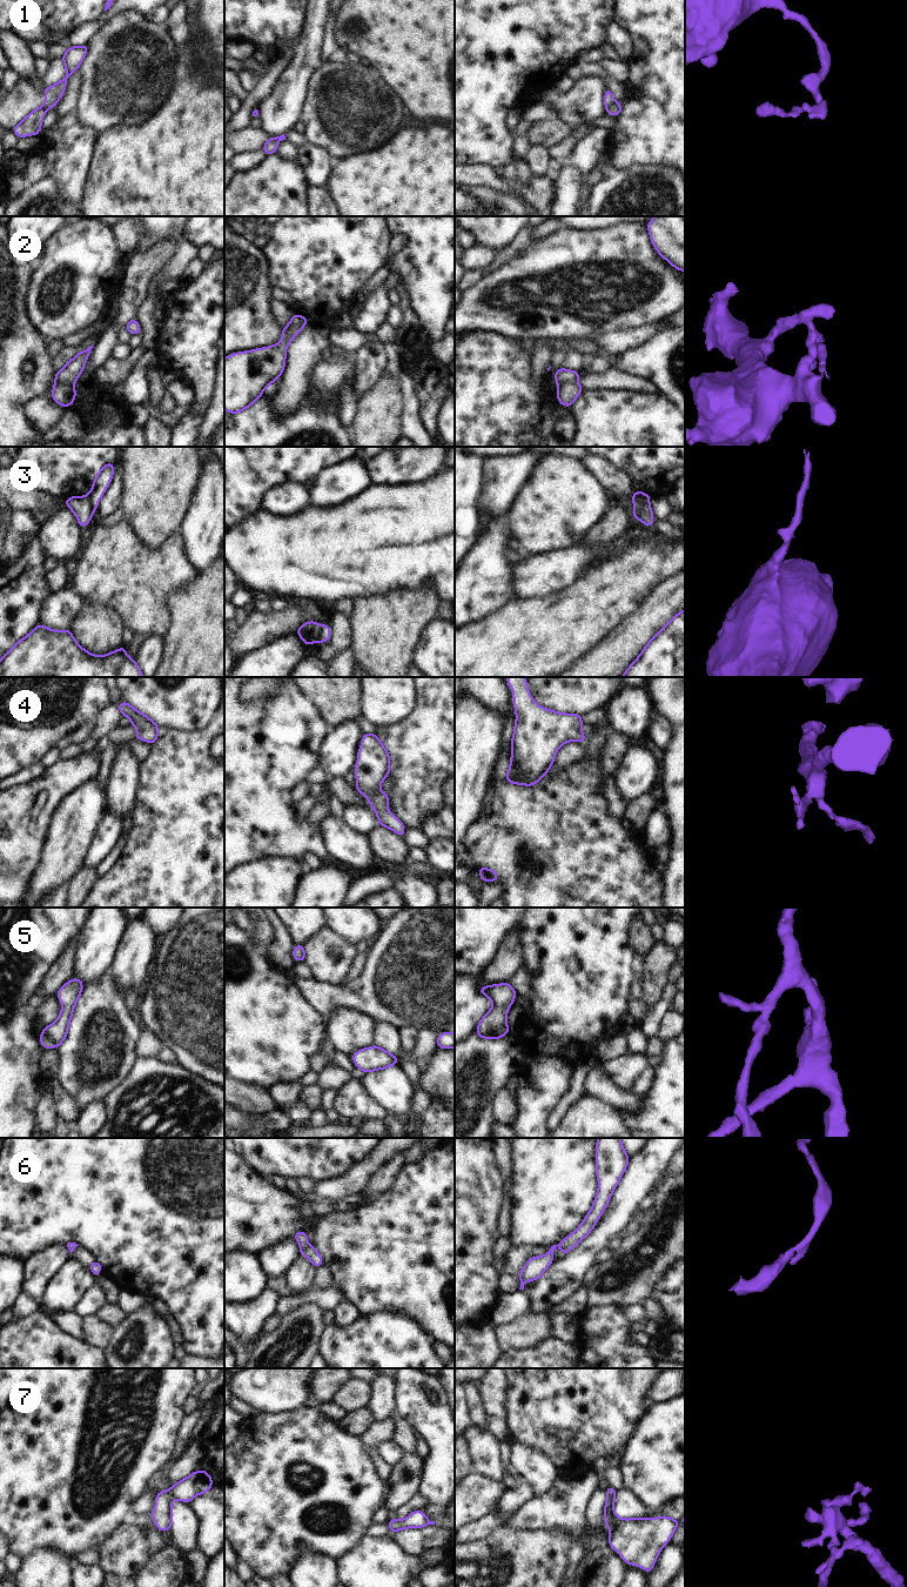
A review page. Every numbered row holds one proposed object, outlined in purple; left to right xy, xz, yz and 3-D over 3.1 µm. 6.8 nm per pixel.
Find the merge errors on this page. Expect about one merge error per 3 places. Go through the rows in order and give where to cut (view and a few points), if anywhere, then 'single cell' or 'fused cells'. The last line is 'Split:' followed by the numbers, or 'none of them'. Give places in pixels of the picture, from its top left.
1: cut yz (615, 101), (606, 108); fused cells
2: cut yz (577, 381), (565, 381), (558, 388); fused cells
3: cut yz (632, 495), (645, 509), (650, 510); fused cells
4: cut none; single cell
5: cut none; single cell
6: cut none; single cell
7: cut none; single cell
Split: 1, 2, 3

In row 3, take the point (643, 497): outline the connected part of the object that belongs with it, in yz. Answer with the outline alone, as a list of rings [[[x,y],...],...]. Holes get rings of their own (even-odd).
[[[633,491],[632,494],[633,497],[636,497],[640,505],[645,509],[645,510],[651,510],[651,505],[650,505],[650,494],[646,493],[641,493],[641,491]]]

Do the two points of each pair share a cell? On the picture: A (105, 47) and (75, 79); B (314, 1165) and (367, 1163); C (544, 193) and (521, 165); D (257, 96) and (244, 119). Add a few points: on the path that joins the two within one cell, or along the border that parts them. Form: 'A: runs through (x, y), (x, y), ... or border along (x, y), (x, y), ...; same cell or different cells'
A: border along (79, 67), (82, 74), (80, 100); different cells
B: border along (373, 1150), (360, 1162), (354, 1163), (334, 1178); different cells
C: border along (533, 173), (525, 181), (519, 180), (514, 174); different cells
D: runs through (252, 102), (244, 109), (244, 113); same cell

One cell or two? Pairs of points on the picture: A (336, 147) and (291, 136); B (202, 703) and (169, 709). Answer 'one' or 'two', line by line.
A: two
B: one

